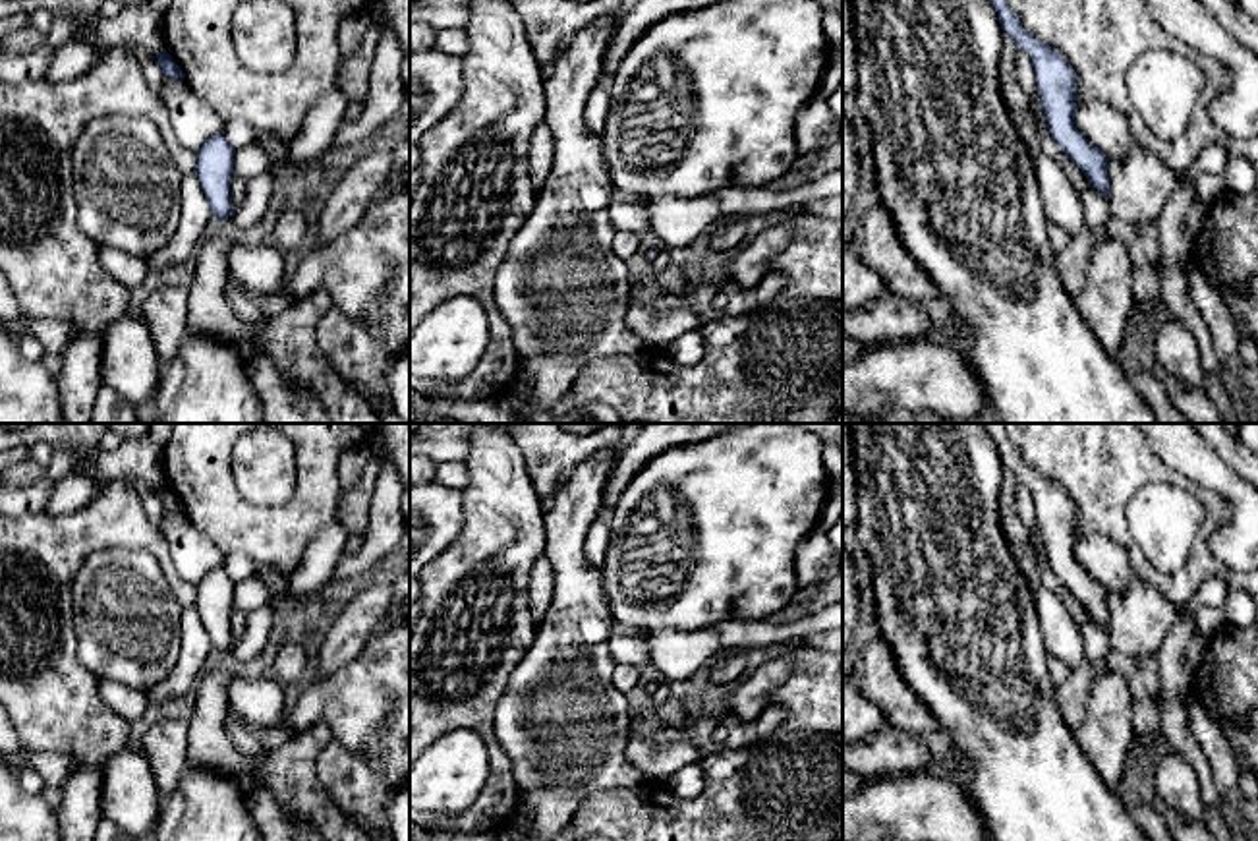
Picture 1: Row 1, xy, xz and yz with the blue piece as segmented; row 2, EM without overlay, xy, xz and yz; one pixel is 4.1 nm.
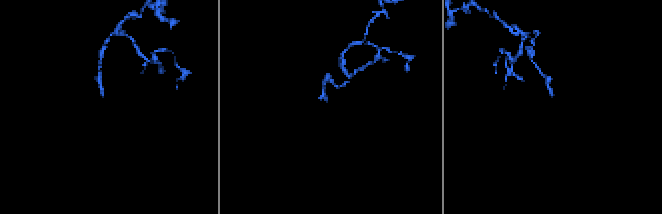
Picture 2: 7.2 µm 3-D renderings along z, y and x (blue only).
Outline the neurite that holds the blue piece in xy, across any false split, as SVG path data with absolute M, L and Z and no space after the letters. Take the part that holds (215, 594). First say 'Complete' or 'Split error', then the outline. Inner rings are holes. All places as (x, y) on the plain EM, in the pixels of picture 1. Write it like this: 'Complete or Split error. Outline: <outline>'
Complete. Outline: M216 566L195 584L197 599L195 607L209 634L211 646L220 655L226 655L232 648L230 613L234 607L236 584L226 574L224 566Z

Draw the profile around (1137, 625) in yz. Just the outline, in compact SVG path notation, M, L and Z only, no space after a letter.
M1134 572L1125 592L1107 594L1107 611L1111 650L1132 657L1154 655L1177 617L1167 597Z

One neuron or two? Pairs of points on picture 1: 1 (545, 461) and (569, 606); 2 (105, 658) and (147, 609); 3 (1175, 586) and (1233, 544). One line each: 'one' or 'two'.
1: two
2: one
3: two

